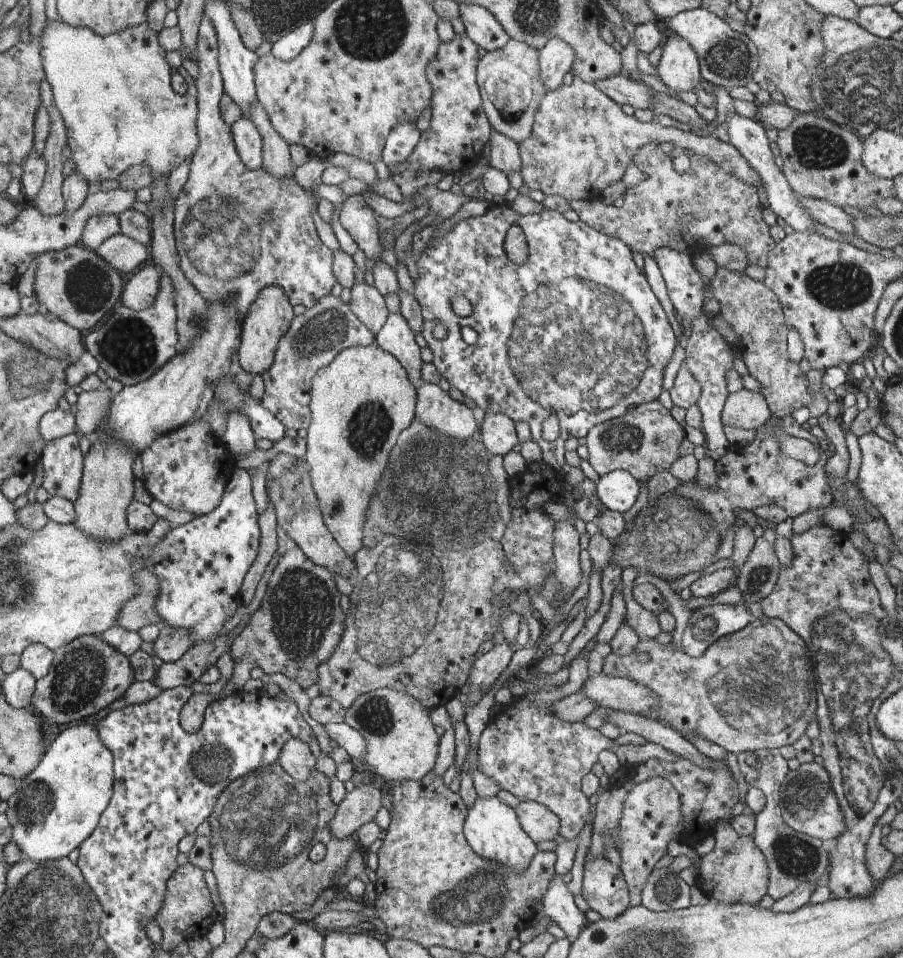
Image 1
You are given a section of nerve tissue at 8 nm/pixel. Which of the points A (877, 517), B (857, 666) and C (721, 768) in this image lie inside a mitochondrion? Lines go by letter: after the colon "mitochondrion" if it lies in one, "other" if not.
A: other
B: mitochondrion
C: other

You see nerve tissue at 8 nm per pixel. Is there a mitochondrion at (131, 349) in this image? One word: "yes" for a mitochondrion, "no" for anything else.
yes

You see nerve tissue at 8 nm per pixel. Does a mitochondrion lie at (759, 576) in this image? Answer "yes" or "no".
yes

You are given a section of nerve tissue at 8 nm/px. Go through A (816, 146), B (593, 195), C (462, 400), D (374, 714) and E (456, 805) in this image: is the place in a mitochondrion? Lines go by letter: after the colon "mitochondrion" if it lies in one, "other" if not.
A: mitochondrion
B: other
C: other
D: mitochondrion
E: other

